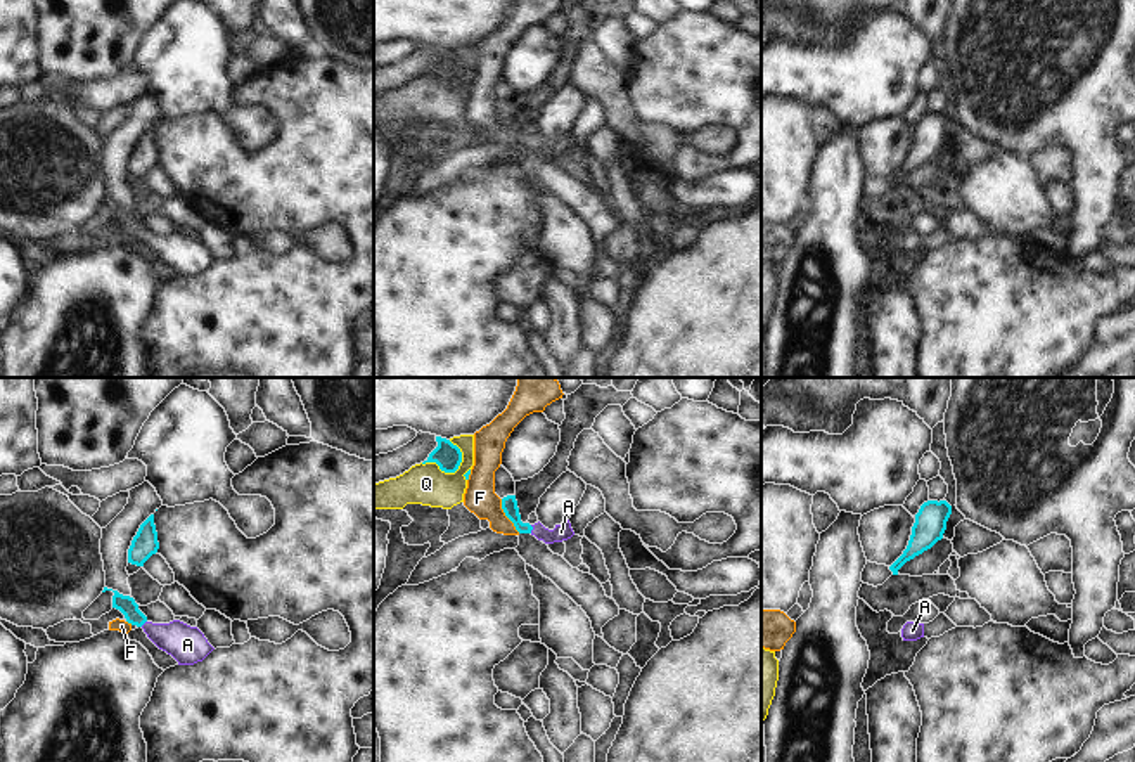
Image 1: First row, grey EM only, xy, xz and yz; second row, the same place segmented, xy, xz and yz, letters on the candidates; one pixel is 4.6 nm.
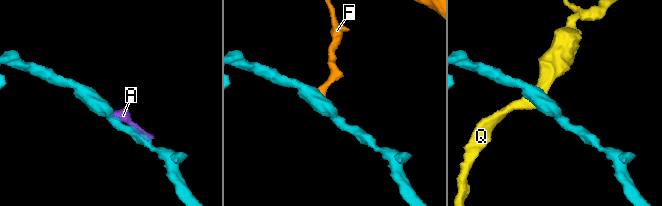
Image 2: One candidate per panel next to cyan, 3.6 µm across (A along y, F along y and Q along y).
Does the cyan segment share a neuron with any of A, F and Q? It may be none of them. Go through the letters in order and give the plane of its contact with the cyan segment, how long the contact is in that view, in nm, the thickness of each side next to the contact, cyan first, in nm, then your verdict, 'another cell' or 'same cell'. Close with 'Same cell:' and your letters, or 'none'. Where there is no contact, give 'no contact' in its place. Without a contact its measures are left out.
A: meets cyan in xz; contact 40 nm long; 80 nm thick on the cyan side, 80 nm on the other; same cell
F: meets cyan in xz; contact 180 nm long; 80 nm thick on the cyan side, 150 nm on the other; another cell
Q: meets cyan in xz; contact 200 nm long; 120 nm thick on the cyan side, 190 nm on the other; another cell
Same cell: A

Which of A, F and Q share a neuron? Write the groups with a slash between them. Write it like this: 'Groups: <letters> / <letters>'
Groups: A / F / Q.

